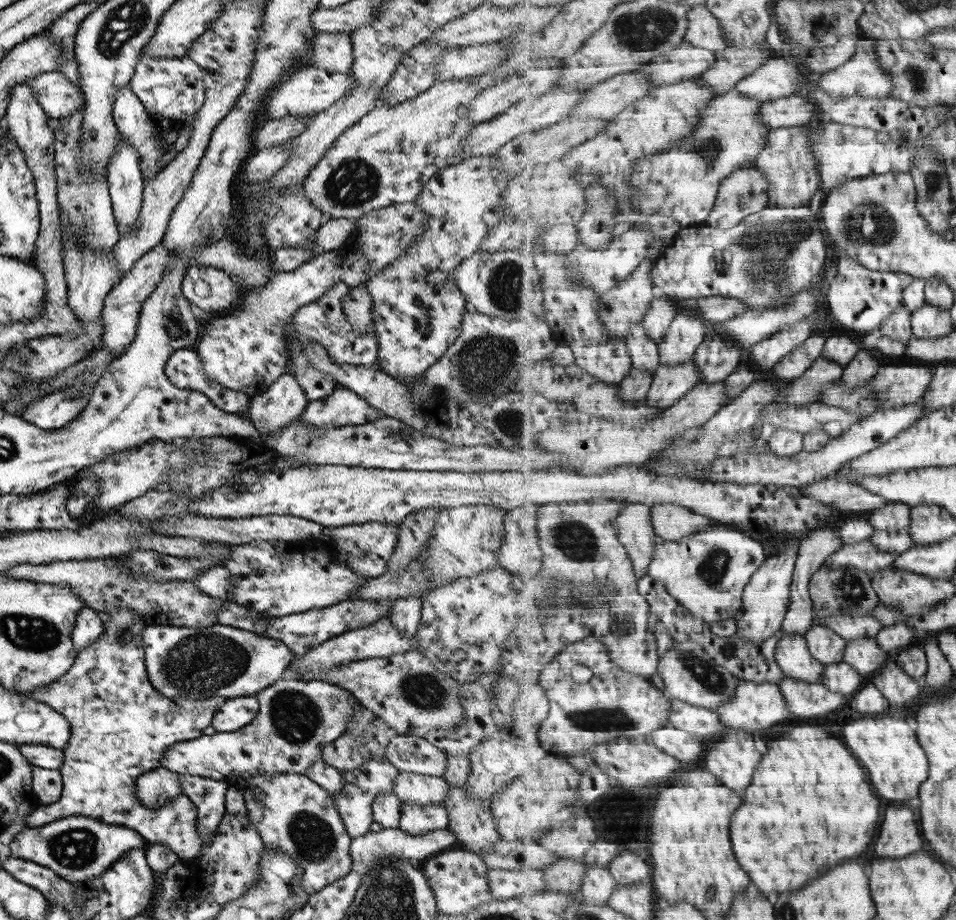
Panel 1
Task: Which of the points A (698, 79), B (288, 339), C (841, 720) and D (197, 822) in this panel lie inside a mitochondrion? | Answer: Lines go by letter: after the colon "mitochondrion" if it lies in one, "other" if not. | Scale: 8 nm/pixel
A: other
B: other
C: other
D: other

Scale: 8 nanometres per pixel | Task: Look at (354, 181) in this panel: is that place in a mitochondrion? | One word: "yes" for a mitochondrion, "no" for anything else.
yes

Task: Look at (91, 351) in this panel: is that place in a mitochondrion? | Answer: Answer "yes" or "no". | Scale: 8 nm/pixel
no

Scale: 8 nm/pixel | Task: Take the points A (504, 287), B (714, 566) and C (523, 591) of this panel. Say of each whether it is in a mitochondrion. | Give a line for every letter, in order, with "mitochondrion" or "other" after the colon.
A: mitochondrion
B: mitochondrion
C: other

